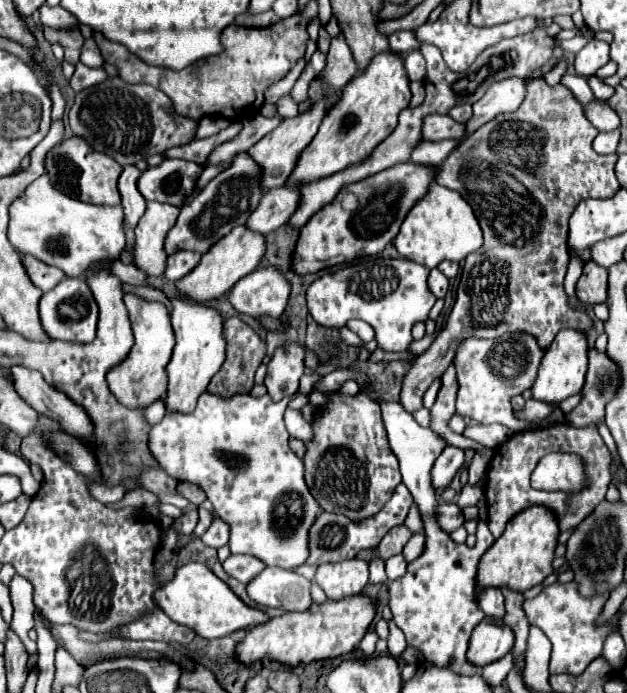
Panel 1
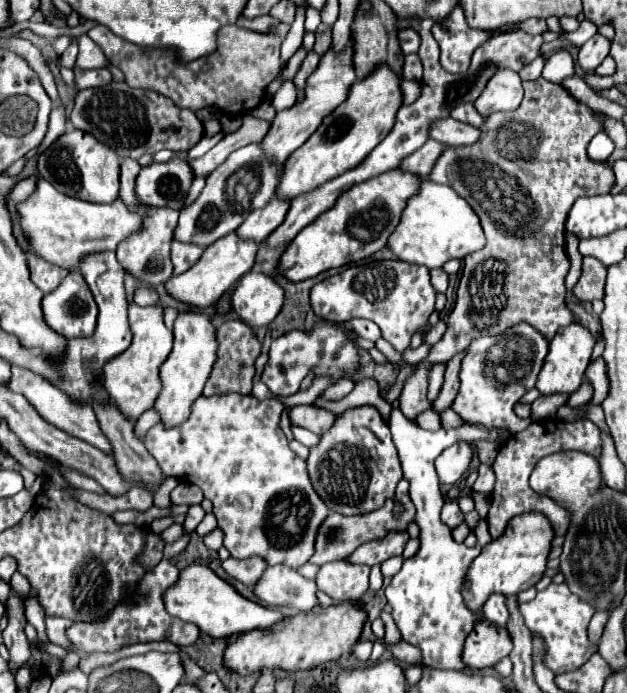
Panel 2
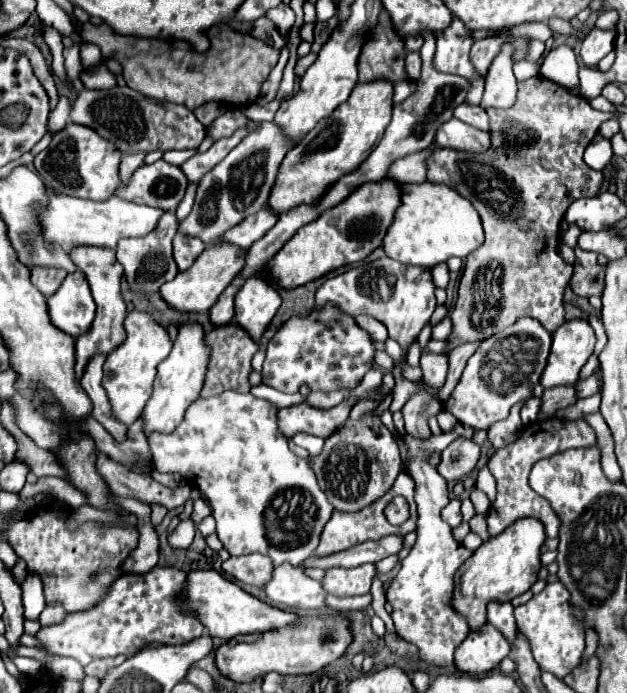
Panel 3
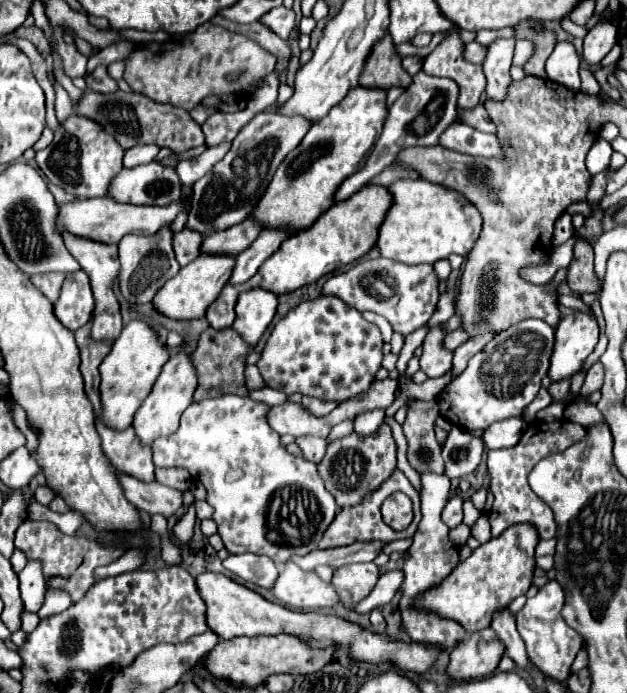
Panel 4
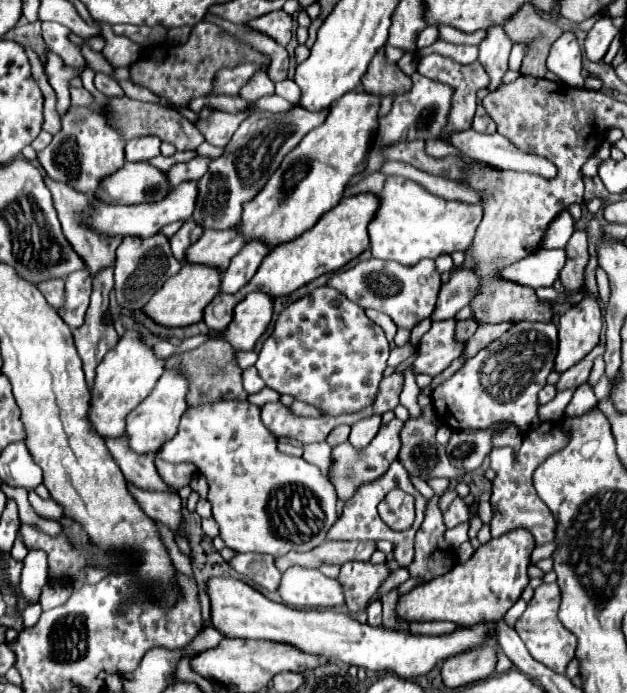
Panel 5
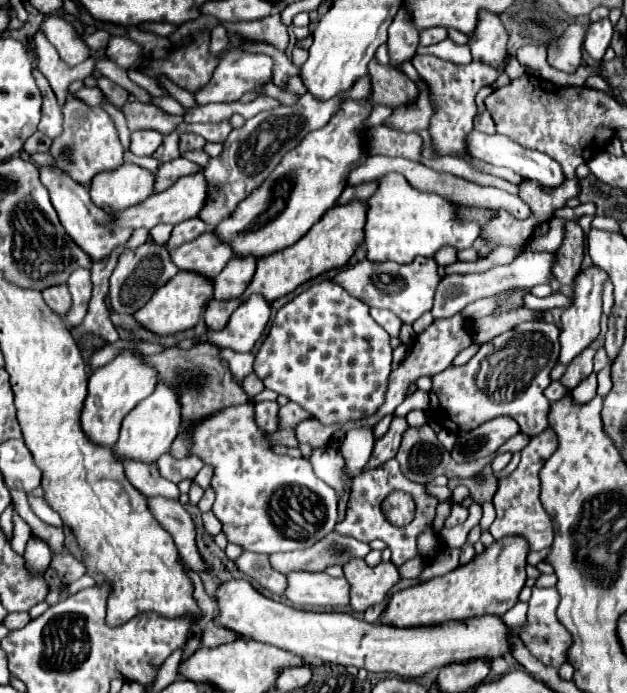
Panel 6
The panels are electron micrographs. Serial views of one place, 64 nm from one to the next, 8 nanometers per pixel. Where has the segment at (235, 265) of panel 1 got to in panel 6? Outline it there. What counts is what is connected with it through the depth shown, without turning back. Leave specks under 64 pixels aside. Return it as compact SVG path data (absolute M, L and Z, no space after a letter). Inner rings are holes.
M178 272L172 280L168 280L168 284L164 284L136 314L134 318L152 334L158 336L170 336L170 334L178 334L184 330L190 330L198 324L200 314L204 304L212 298L212 282L206 280L204 276L196 276L196 274L188 274L188 272Z

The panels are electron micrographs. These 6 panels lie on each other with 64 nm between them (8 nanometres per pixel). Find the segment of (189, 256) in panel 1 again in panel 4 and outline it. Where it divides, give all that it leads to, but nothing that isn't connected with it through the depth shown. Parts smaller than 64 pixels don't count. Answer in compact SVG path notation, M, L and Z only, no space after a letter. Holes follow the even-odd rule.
M184 228L174 234L174 252L176 252L176 260L180 262L180 266L186 266L200 254L198 252L200 240L202 240L202 234L190 228Z

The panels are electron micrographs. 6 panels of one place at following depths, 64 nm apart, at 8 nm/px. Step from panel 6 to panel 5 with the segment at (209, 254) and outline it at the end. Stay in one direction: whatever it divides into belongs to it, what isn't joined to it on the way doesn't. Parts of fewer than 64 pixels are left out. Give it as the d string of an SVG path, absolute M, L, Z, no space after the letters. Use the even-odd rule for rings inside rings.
M204 230L198 242L186 250L186 264L204 264L218 270L228 268L232 256L244 246L244 236L236 230Z

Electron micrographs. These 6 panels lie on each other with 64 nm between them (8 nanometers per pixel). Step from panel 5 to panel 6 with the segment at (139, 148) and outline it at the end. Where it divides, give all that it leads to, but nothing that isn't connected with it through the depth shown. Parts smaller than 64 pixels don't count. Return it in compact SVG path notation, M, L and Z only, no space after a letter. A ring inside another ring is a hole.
M136 130L132 132L130 152L138 156L150 156L162 144L162 134L156 130Z

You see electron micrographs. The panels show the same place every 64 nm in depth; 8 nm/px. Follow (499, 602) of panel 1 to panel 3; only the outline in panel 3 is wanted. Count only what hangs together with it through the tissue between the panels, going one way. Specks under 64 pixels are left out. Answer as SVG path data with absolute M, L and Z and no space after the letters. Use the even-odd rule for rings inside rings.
M492 602L492 604L488 606L488 622L490 622L494 628L498 628L498 630L504 634L504 638L510 642L510 646L514 648L518 628L516 628L516 620L514 620L512 610L514 610L514 608L512 608L510 602L508 602L508 604L496 604L496 602Z

